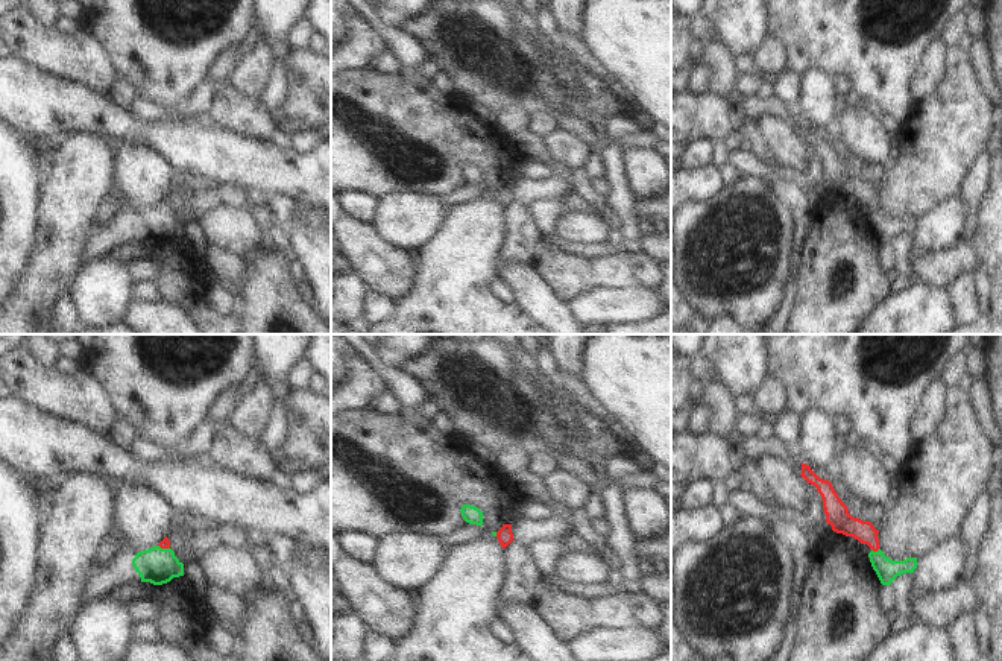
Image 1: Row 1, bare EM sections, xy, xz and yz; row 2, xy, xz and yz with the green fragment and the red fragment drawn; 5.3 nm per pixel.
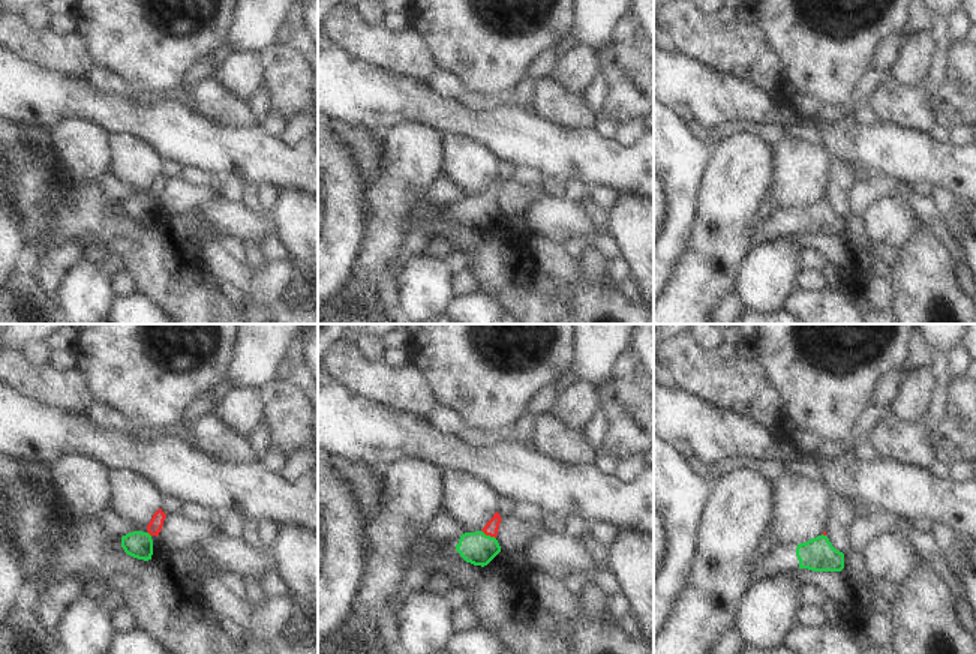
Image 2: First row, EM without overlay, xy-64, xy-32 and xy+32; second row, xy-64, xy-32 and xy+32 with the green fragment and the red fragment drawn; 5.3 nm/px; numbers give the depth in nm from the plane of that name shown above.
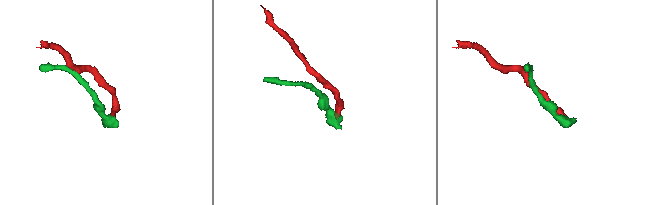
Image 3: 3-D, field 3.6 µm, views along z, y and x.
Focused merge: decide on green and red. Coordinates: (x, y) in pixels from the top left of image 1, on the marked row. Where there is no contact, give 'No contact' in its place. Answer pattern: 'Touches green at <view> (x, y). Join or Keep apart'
Touches green at yz (875, 552). Join

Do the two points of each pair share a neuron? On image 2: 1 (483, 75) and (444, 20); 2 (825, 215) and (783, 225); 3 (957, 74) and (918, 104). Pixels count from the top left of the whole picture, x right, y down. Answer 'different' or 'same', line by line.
1: same
2: same
3: different

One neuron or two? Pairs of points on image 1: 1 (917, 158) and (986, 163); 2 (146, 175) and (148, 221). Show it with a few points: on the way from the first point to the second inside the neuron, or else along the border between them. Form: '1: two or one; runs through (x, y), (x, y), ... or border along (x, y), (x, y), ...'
1: two; border along (986, 148), (967, 172), (958, 193)
2: two; border along (166, 195), (154, 205), (137, 211), (125, 211)

